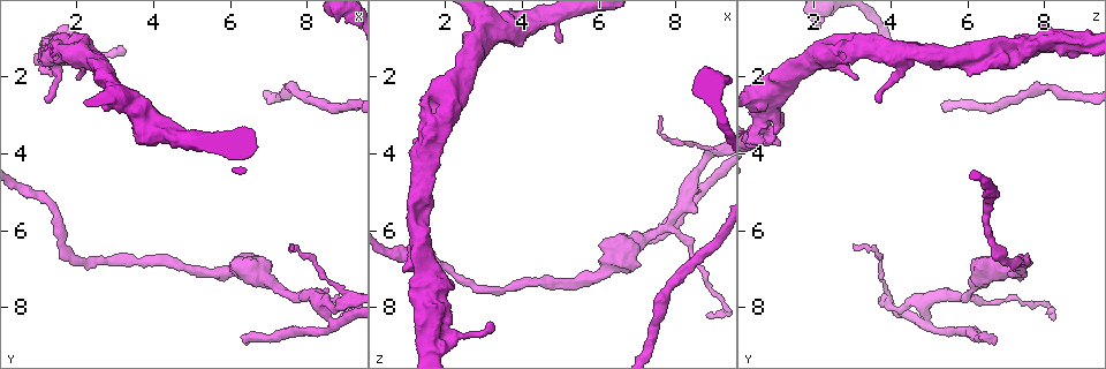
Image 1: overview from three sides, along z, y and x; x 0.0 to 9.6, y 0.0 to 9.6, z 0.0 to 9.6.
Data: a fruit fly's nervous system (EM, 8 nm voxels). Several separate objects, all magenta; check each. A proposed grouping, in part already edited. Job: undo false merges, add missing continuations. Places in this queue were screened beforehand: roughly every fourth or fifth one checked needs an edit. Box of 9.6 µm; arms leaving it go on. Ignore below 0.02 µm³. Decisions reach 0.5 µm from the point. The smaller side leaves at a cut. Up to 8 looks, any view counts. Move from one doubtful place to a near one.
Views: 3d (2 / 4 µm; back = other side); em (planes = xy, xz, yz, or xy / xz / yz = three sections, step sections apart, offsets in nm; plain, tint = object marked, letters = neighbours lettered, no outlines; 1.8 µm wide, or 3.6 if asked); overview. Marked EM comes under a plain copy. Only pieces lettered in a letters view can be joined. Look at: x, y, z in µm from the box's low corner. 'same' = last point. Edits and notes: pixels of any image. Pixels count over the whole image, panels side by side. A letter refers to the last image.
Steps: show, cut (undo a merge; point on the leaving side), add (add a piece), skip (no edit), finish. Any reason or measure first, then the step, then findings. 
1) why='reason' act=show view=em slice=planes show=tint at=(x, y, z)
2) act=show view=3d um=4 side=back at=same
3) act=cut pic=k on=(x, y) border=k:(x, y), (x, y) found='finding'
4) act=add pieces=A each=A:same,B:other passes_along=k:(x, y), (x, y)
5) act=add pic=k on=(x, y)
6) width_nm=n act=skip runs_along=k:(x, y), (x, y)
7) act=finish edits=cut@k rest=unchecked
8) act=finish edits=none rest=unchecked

why='sharp bend' act=show view=3d um=2 at=(1.35, 1.40, 4.15)

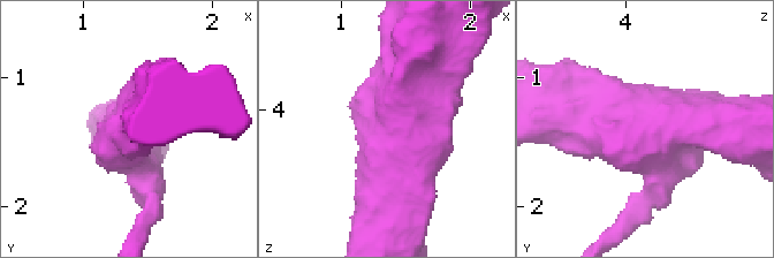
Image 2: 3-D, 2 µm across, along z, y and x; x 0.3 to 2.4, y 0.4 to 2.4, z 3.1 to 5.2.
why='need the tissue' act=show view=em slice=planes show=letters at=(1.32, 1.38, 4.14)

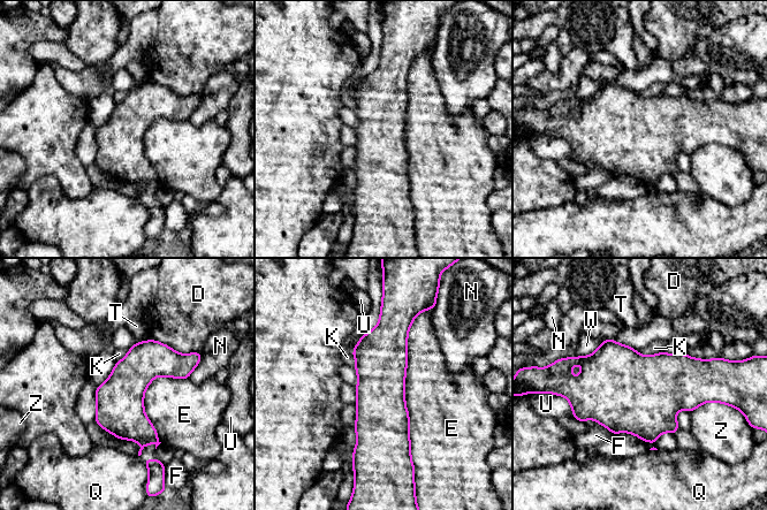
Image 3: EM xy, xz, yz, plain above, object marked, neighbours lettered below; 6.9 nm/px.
longest_contact=E:1050nm act=skip each=D:other,E:other,F:other,K:other,N:other,Q:other,T:other,U:other,W:other,Z:other border=3:(418, 314), (405, 373), (411, 462) found='one neuron here'

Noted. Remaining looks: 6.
why='free end' act=show view=3d um=4 at=(3.85, 3.25, 1.10)

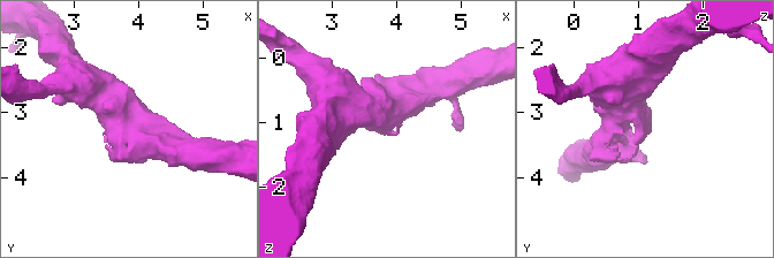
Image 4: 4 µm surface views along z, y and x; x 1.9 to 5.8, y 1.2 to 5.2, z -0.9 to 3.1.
act=show view=em slice=planes show=letters at=(3.90, 3.30, 1.15)

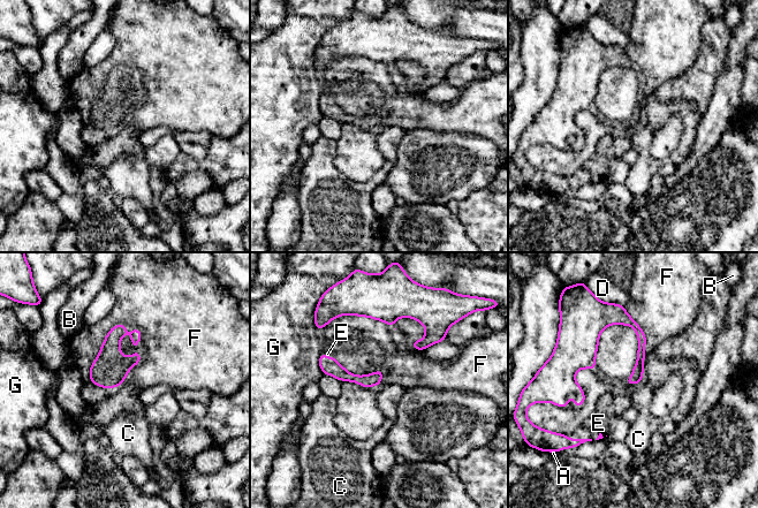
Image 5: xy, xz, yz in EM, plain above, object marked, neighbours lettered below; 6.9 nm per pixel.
longest_contact=F:300nm act=add pic=5 on=(598, 423) each=A:other,B:other,C:other,D:other,E:same,F:other,G:other found='the neuron continues'

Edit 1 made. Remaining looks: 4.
why='long arm stops here' act=show view=em slice=planes show=letters at=(6.45, 8.90, 6.75)

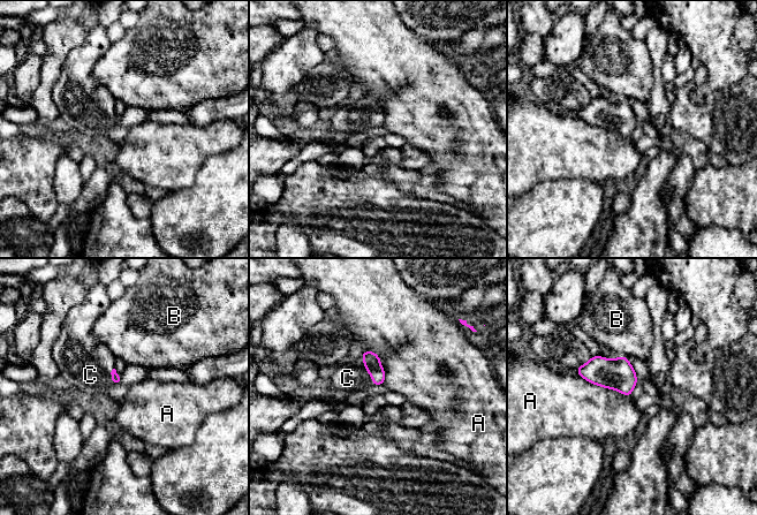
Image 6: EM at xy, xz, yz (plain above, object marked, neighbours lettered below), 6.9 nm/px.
act=add pic=6 on=(347, 378) each=A:other,B:other,C:same found='it goes on there'

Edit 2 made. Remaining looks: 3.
act=finish edits=add@5,add@6 rest=unchecked

